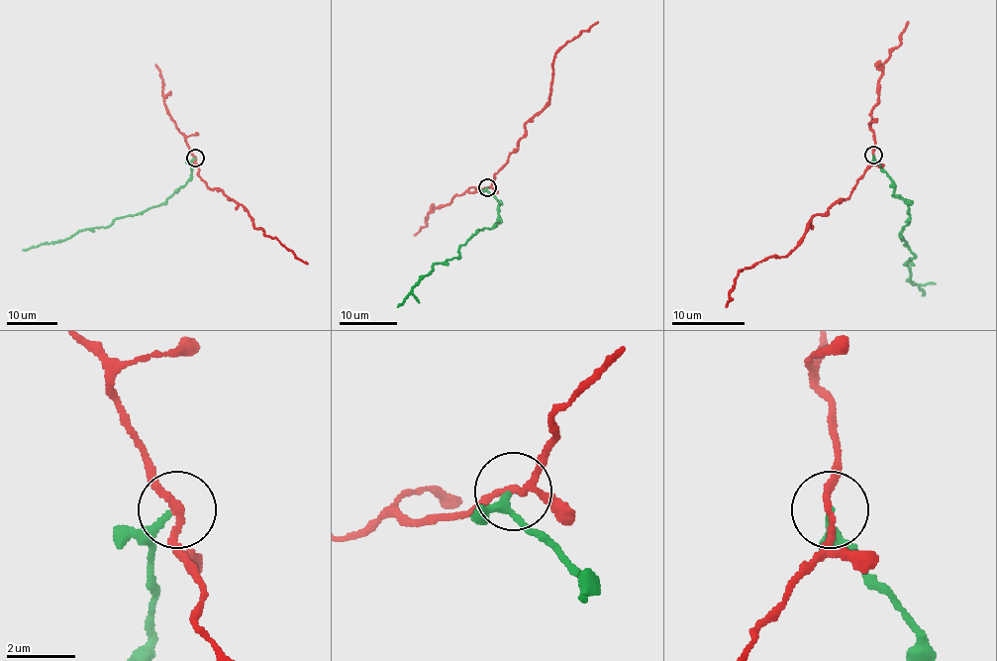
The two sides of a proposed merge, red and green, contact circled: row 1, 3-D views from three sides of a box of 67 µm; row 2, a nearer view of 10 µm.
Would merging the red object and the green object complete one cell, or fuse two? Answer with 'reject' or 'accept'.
reject

